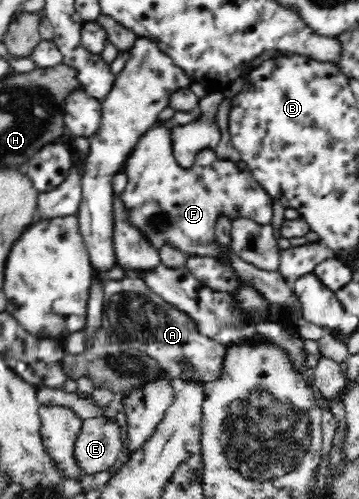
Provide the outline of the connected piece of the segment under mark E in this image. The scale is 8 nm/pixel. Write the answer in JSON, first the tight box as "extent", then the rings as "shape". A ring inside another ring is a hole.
{"extent":[72,416,123,475],"shape":[[[96,416],[82,419],[78,437],[74,439],[74,453],[72,453],[80,472],[84,475],[96,475],[100,471],[108,471],[116,463],[120,451],[123,451],[120,433],[120,426],[113,418]]]}

